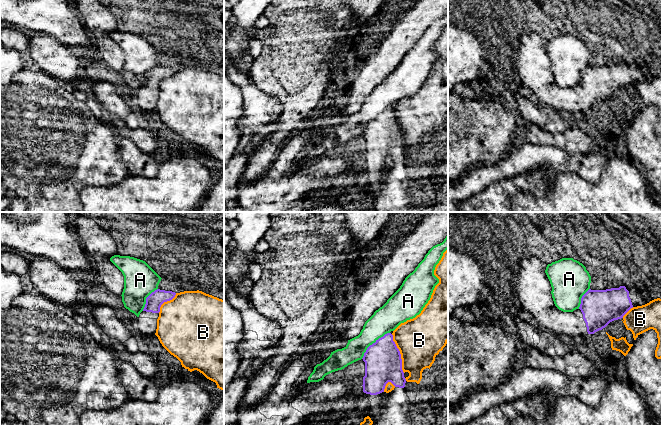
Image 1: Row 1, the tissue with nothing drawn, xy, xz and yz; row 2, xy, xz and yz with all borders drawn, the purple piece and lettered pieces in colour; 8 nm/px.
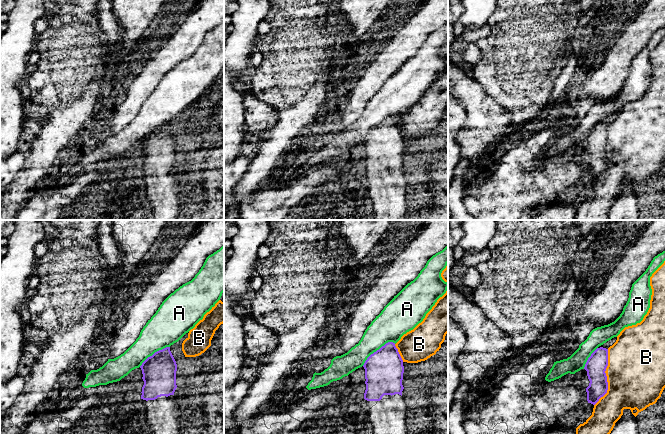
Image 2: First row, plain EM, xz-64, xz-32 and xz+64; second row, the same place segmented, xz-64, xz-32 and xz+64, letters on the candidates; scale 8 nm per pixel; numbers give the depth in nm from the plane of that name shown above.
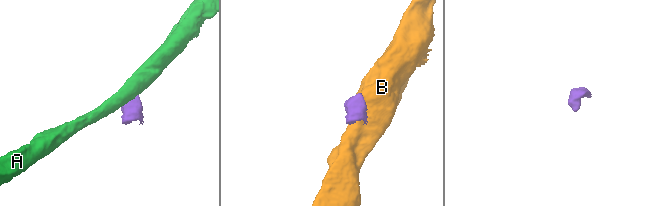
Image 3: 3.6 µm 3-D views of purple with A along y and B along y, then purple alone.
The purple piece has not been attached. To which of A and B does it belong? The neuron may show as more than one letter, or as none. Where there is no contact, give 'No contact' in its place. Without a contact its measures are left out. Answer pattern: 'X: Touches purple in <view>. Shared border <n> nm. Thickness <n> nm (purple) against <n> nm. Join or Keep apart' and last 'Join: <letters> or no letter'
A: Touches purple in xz. Shared border 320 nm. Thickness 300 nm (purple) against 220 nm. Keep apart
B: Touches purple in xz. Shared border 320 nm. Thickness 300 nm (purple) against 360 nm. Keep apart
Join: no letter

